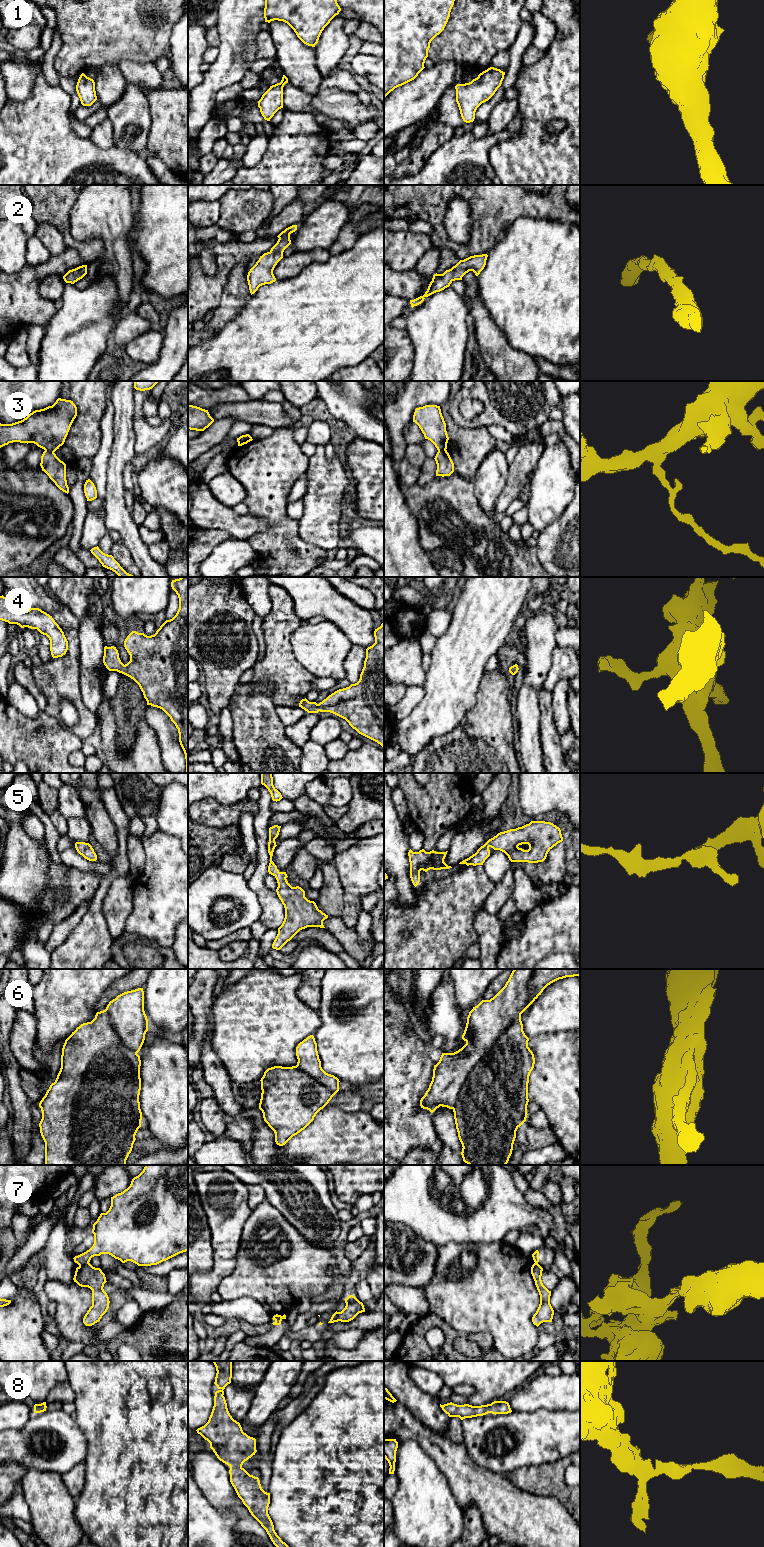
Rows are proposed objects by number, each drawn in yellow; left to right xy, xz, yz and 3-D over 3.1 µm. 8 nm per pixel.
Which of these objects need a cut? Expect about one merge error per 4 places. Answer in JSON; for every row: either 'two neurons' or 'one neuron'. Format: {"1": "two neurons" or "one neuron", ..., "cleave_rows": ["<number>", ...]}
{"1": "one neuron", "2": "one neuron", "3": "two neurons", "4": "one neuron", "5": "one neuron", "6": "two neurons", "7": "two neurons", "8": "one neuron", "cleave_rows": ["3", "6", "7"]}

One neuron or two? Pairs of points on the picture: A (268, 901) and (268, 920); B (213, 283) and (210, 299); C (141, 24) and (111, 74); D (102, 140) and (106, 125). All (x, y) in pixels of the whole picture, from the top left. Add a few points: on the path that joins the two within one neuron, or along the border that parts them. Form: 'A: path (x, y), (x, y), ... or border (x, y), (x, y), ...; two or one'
A: path (268, 906), (268, 915); one
B: path (211, 287), (210, 295); one
C: border (117, 64), (103, 64), (97, 68); two
D: path (102, 136), (105, 129); one

